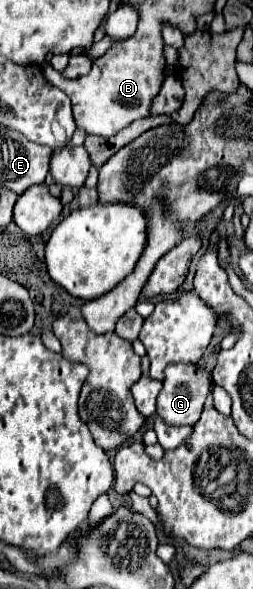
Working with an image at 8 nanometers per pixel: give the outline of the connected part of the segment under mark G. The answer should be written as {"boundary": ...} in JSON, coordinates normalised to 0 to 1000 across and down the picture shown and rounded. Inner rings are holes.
{"boundary":[[[723,616],[668,620],[652,626],[644,660],[621,674],[621,705],[660,722],[771,722],[794,708],[802,684],[826,667],[834,667],[834,647],[794,620],[723,620]]]}

